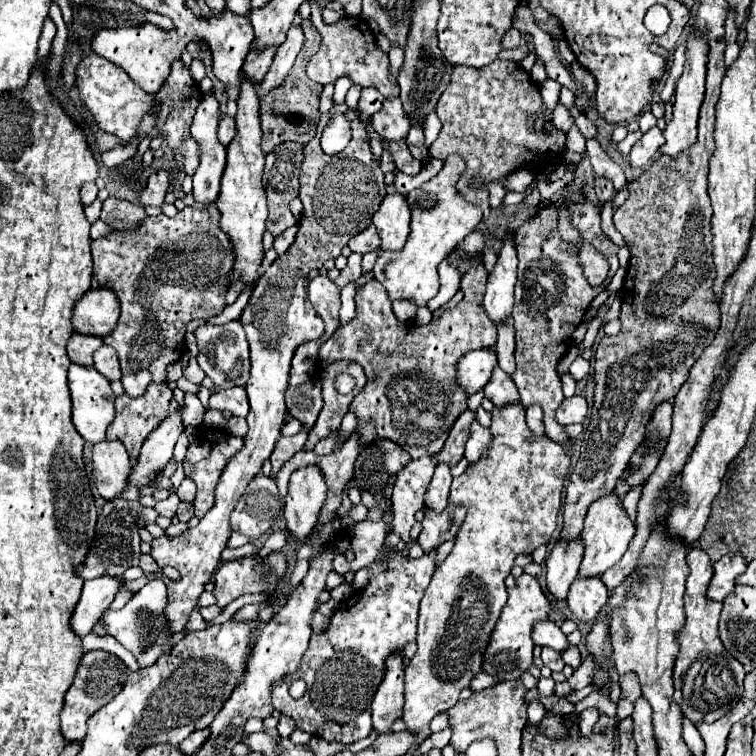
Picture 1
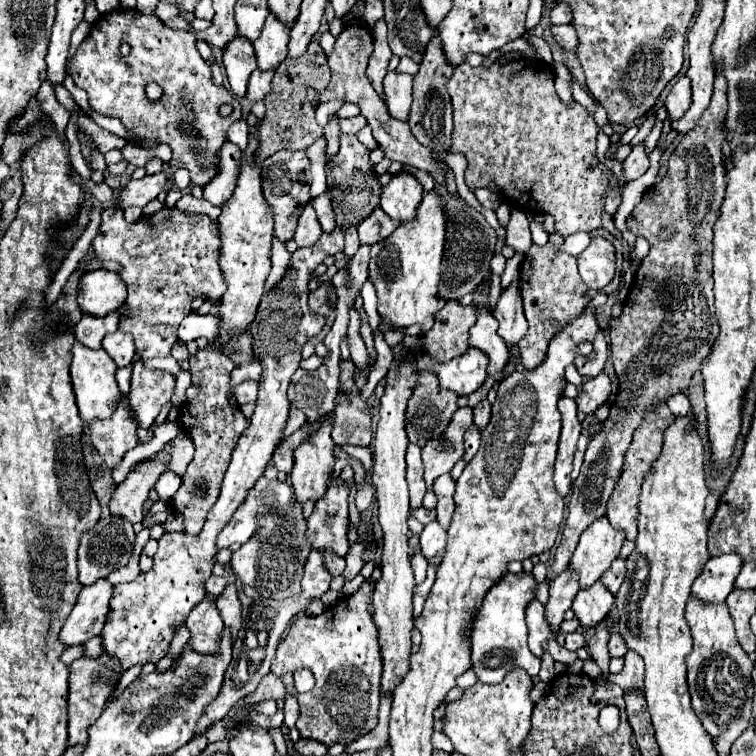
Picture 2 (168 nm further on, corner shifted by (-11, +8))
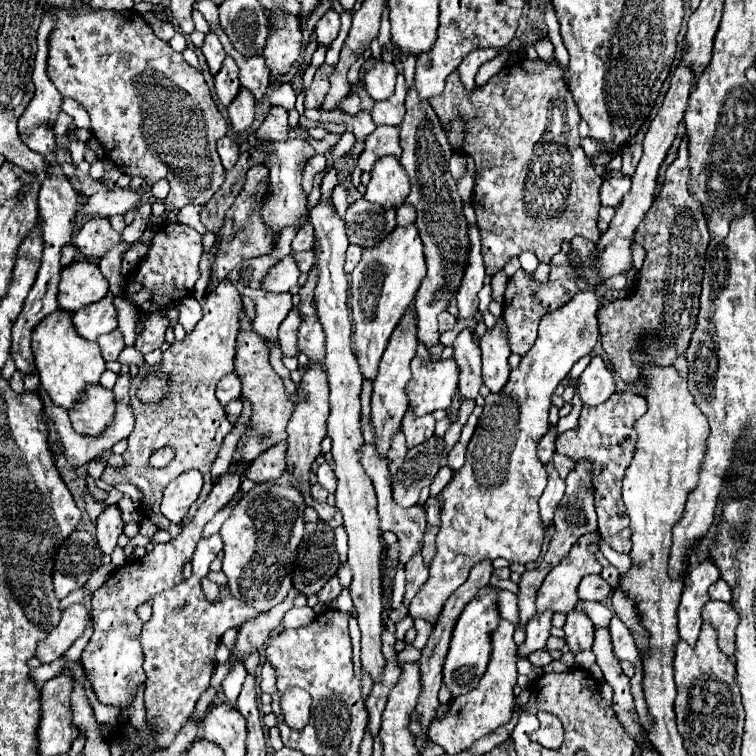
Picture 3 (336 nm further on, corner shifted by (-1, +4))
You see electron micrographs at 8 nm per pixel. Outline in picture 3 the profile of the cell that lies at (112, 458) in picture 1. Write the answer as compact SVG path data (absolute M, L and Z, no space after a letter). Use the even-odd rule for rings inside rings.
M90 386L76 408L72 408L68 414L72 428L82 436L102 436L102 430L110 426L110 420L114 420L114 412L116 404L112 390Z

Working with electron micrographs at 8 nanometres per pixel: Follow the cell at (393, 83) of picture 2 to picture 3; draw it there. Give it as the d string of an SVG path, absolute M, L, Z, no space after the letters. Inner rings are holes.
M372 40L370 44L370 50L372 50L372 56L376 58L376 66L366 74L364 82L366 82L366 90L370 94L372 100L380 102L380 100L388 100L392 94L394 94L394 84L396 84L396 66L394 64L384 64L380 60L380 44L378 40Z

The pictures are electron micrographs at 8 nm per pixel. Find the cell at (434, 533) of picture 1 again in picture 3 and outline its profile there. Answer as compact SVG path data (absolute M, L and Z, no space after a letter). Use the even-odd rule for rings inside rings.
M418 552L418 556L412 556L412 560L406 562L406 594L404 594L406 604L410 604L410 600L420 592L426 580L428 580L428 566L424 564L422 554Z

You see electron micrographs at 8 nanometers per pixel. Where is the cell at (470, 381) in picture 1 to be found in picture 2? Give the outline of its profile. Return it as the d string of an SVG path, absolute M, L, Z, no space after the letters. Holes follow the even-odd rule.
M468 348L462 356L452 358L450 362L438 362L428 354L416 354L414 362L418 370L434 372L440 388L452 390L458 396L470 396L486 380L486 358L484 352Z

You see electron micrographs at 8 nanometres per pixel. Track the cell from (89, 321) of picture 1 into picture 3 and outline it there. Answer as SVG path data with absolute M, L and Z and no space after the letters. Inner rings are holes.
M74 262L60 274L58 304L68 312L90 306L108 294L108 280L92 262Z

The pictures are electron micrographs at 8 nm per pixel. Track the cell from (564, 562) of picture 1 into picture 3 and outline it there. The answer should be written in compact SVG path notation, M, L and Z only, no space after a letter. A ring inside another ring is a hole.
M552 612L534 614L526 624L526 642L518 648L518 656L528 656L534 650L546 648L550 628L552 628Z

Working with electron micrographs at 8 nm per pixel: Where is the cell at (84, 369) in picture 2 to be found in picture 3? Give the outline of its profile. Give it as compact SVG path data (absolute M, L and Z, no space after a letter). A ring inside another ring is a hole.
M58 310L46 320L42 320L32 334L32 352L36 354L36 368L40 372L40 384L48 392L54 404L62 406L64 410L74 408L74 404L82 398L82 392L90 386L100 384L100 376L106 370L106 362L100 354L96 342L88 342L80 338L72 326L70 312Z

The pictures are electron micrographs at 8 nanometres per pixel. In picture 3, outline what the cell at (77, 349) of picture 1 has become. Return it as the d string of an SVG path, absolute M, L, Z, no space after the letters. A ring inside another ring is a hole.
M108 294L104 300L90 304L86 308L80 308L72 314L72 324L76 332L86 340L96 340L102 334L108 334L116 328L116 310L112 304L112 294Z

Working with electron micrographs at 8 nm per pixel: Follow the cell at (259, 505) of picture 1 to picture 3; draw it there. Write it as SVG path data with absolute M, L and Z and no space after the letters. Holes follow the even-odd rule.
M212 534L198 542L196 552L192 556L194 576L178 584L174 590L162 592L152 600L152 618L144 624L142 630L142 650L144 650L144 672L146 672L146 718L156 726L158 748L168 748L184 726L188 716L194 712L194 706L200 694L210 686L210 676L216 666L216 644L220 636L240 626L244 620L250 620L263 612L246 606L242 600L232 596L222 596L216 602L208 602L200 578L210 570L210 562L222 550L222 536Z

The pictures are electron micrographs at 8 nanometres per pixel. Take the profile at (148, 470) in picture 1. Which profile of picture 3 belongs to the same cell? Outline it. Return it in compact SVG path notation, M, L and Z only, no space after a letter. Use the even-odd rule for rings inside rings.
M118 504L106 506L96 520L96 538L104 554L112 554L112 550L116 548L118 536L122 534L122 528L124 528L124 520Z

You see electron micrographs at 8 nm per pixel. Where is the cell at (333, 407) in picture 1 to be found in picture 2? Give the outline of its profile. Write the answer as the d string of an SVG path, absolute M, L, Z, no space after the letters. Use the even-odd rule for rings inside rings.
M306 424L302 430L296 430L292 436L284 438L284 440L278 444L276 452L272 454L272 464L274 464L278 470L282 470L282 472L290 472L290 470L292 470L292 460L294 460L294 456L292 456L294 448L296 448L296 446L304 440L304 436L308 436L312 430L314 430L314 426Z

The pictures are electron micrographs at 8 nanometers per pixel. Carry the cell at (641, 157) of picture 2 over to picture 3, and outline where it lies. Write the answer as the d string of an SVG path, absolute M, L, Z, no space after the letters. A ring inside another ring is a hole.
M620 176L620 178L608 178L604 180L602 188L600 188L600 198L602 198L602 204L606 206L616 206L622 196L630 190L630 176Z

